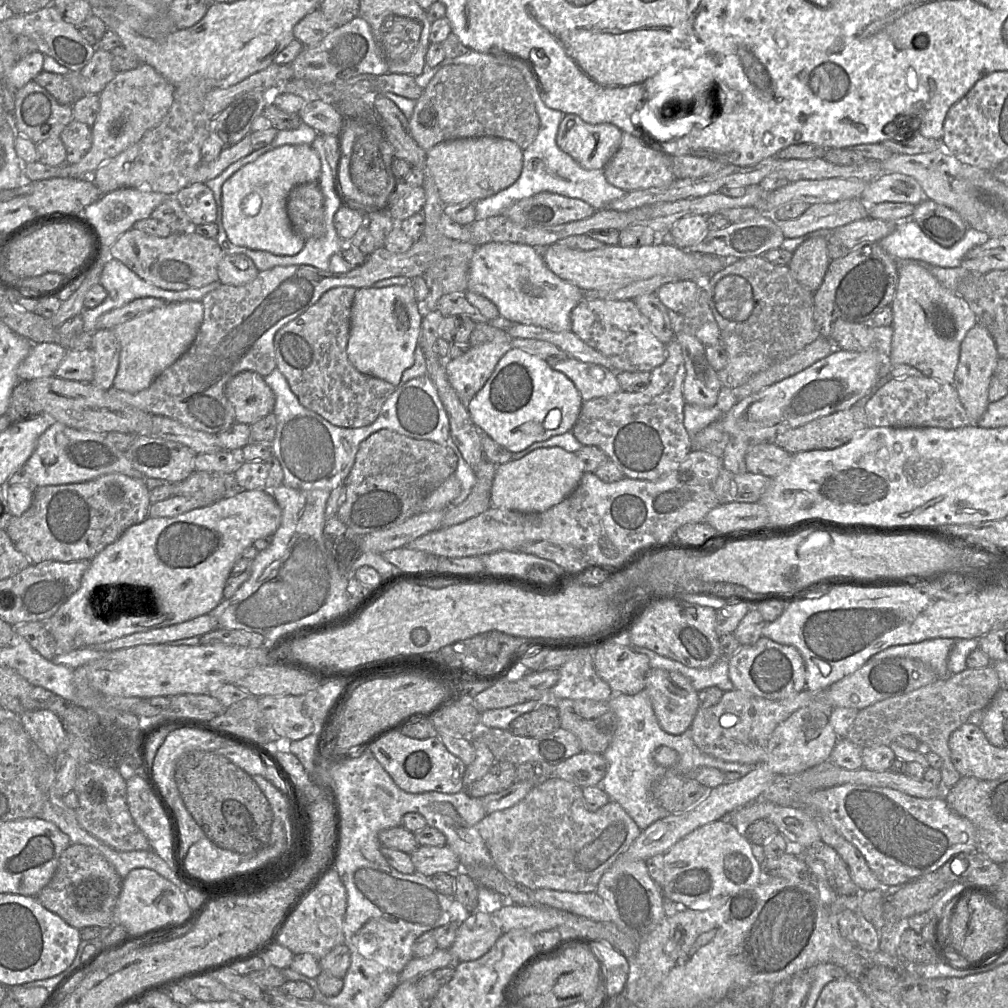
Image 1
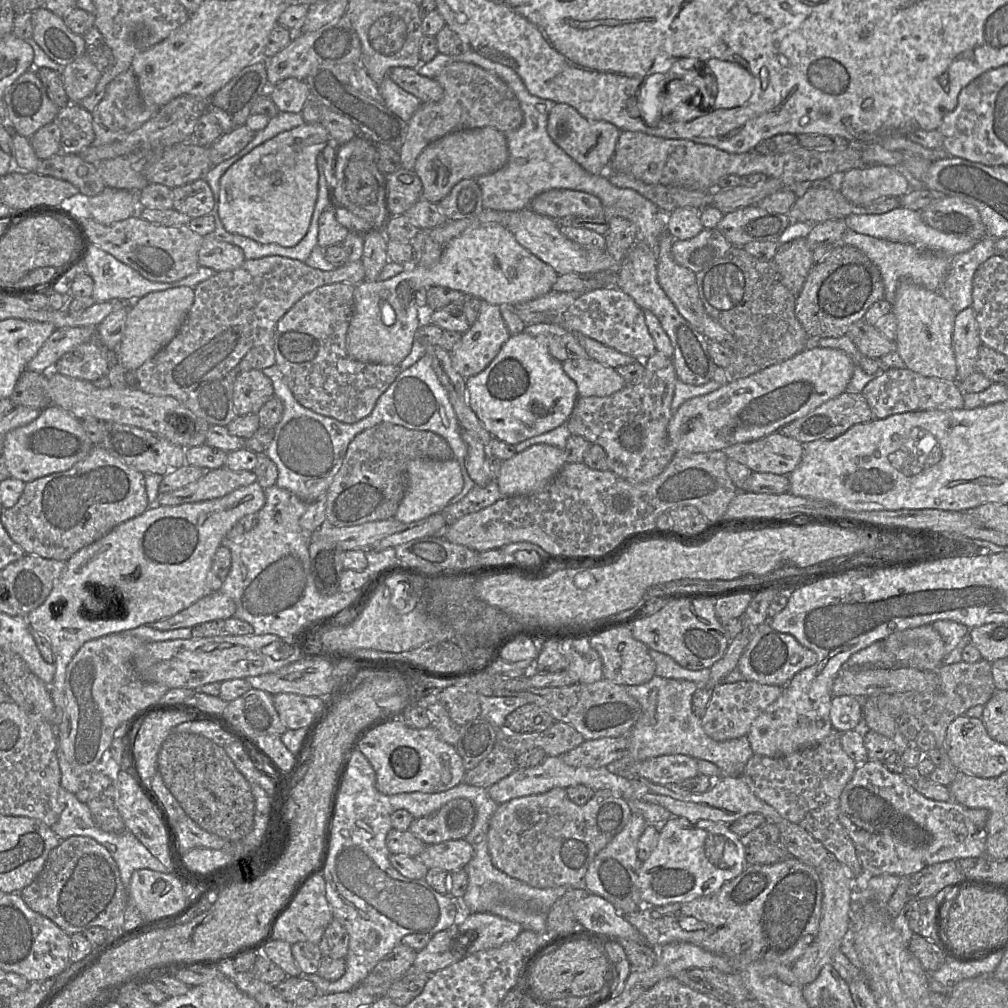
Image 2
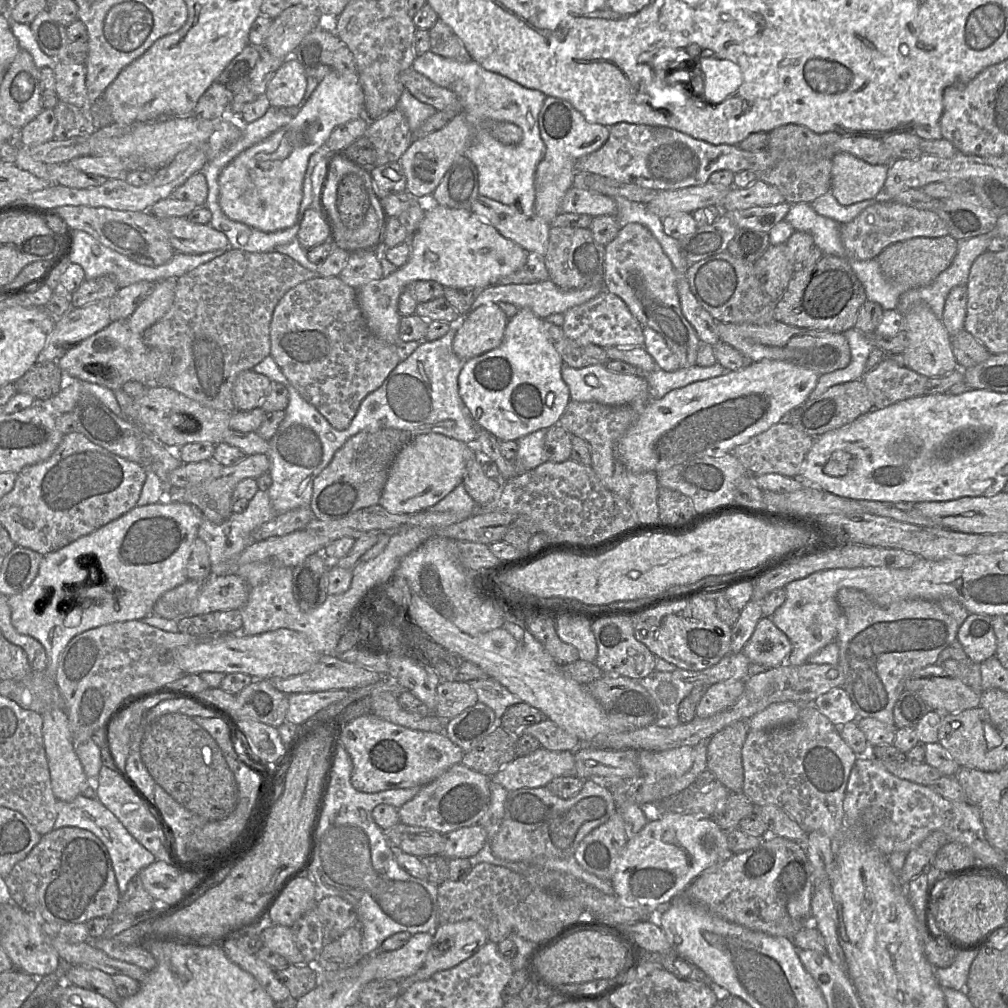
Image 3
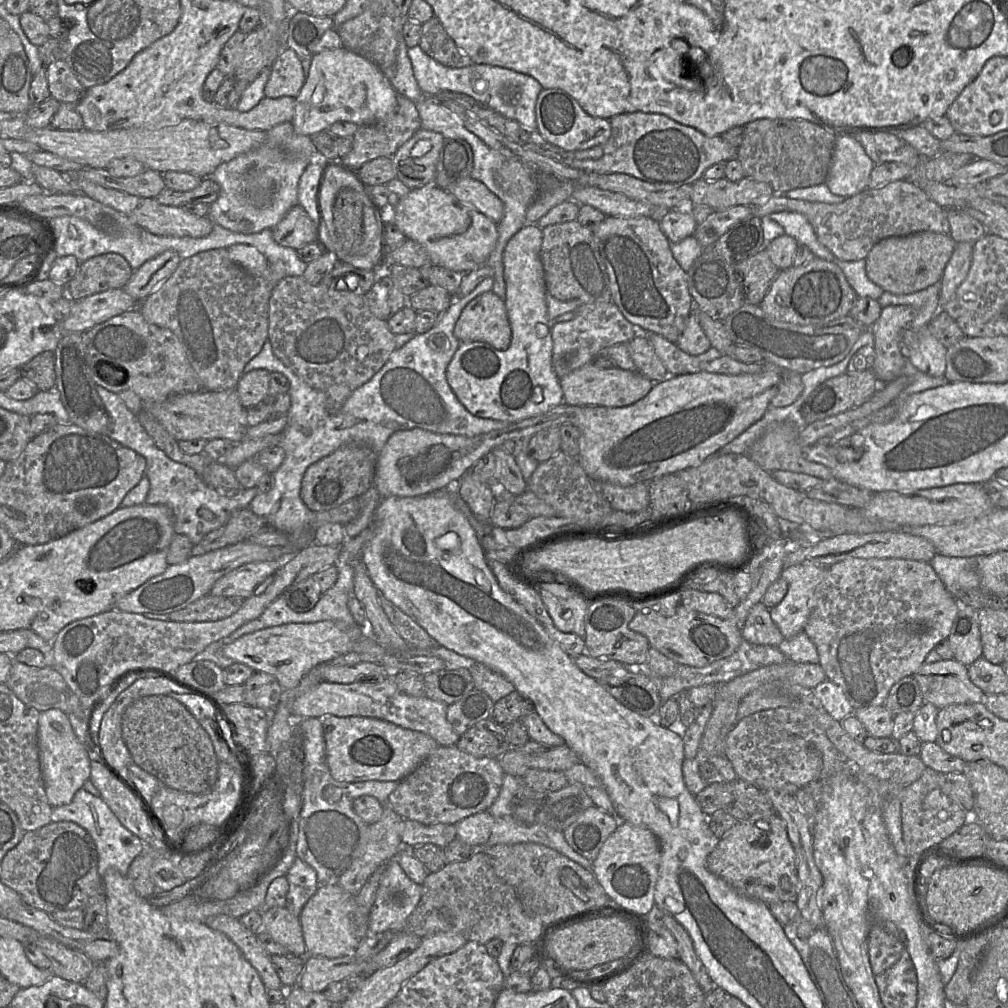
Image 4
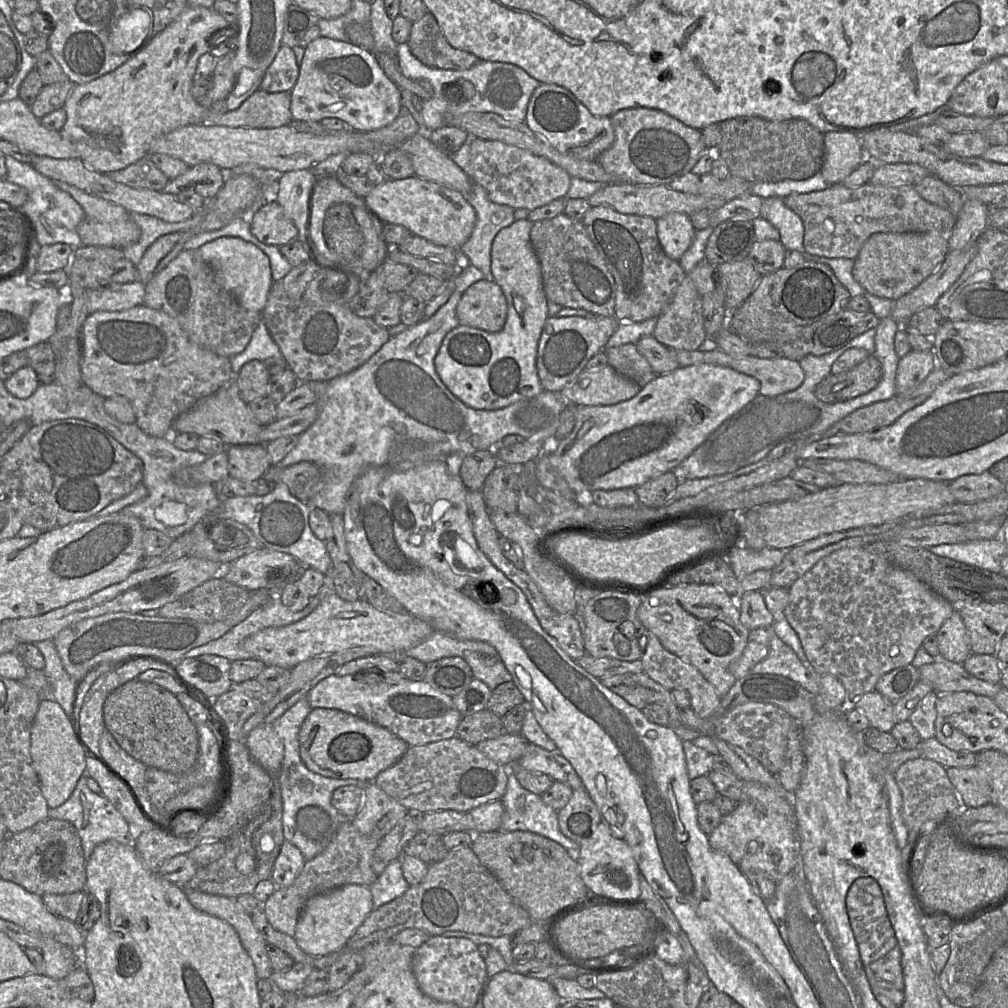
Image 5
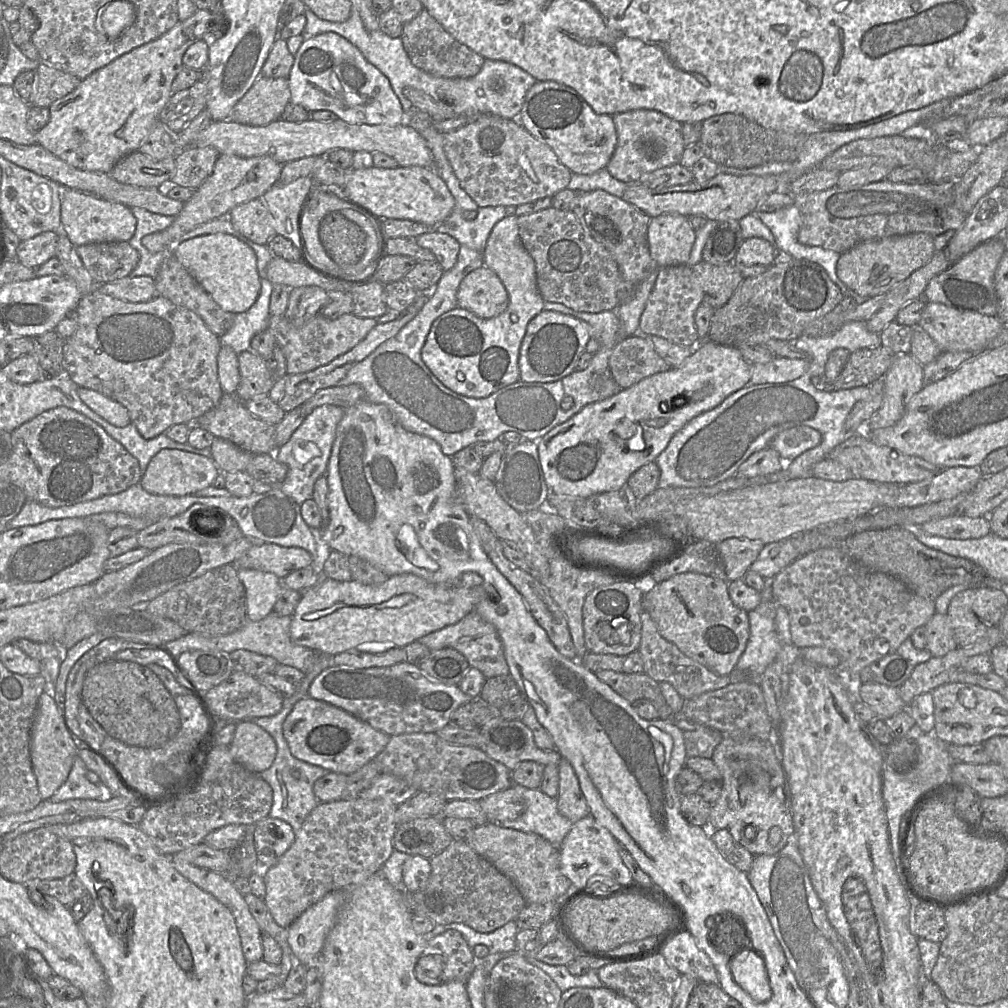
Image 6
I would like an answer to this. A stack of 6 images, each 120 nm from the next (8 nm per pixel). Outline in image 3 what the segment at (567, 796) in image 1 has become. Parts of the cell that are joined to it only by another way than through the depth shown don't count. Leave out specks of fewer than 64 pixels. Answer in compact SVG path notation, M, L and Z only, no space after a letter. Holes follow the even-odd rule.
M585 779L582 789L571 798L561 798L547 787L520 788L508 793L505 813L500 828L492 840L493 854L506 861L537 863L537 860L567 859L573 857L582 841L592 830L607 822L618 811L610 789L597 779Z

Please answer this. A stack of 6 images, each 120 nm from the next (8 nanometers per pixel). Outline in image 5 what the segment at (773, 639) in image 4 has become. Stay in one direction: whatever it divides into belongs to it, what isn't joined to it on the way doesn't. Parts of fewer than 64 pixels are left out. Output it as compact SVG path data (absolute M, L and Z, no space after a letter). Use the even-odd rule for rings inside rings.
M760 591L741 592L737 598L740 622L750 631L772 626L775 619L767 609Z

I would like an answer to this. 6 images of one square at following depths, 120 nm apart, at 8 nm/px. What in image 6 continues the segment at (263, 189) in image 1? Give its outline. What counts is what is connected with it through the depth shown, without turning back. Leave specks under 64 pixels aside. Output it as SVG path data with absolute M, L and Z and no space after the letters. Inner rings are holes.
M326 32L307 38L294 56L287 78L293 104L309 112L328 110L349 124L404 124L405 112L388 78L345 38Z

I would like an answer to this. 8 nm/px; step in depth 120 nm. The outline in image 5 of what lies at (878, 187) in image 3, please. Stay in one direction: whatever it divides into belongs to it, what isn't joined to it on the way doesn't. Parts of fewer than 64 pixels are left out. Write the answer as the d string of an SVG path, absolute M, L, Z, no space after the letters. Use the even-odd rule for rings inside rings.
M854 131L825 132L824 149L821 174L829 185L843 184L846 177L867 159L861 136Z

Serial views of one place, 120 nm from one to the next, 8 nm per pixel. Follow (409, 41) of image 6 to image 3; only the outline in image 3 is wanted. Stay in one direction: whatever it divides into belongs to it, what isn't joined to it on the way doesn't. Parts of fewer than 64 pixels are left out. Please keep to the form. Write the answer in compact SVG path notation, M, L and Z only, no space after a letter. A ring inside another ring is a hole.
M441 20L430 29L430 51L458 62L469 62L472 58L461 39Z

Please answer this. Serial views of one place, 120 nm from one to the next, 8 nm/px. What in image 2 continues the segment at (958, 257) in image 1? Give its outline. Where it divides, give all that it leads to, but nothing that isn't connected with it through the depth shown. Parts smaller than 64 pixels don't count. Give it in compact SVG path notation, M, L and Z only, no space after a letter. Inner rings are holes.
M903 207L894 208L883 214L851 214L843 220L849 229L857 233L892 242L918 245L932 251L941 251L951 258L956 254L968 251L978 241L973 238L959 237L938 231L923 222L920 211Z

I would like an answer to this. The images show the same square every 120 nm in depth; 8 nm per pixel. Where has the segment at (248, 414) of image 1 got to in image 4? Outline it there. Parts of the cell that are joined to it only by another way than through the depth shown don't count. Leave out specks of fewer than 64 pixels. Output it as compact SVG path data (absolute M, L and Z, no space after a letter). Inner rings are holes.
M253 369L240 377L236 391L244 408L257 405L269 395L269 376L266 369Z

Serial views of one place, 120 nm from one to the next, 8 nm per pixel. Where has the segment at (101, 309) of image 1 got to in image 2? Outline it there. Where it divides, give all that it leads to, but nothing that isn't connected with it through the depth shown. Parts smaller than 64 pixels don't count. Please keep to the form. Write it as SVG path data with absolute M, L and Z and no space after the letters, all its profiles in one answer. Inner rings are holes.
M90 243L88 253L81 267L90 275L94 282L93 298L96 303L110 301L133 302L151 292L162 291L169 288L186 286L194 289L199 283L209 279L216 272L208 267L200 266L195 274L192 274L179 281L161 283L153 282L143 277L139 272L116 259L113 255L107 253L95 244Z

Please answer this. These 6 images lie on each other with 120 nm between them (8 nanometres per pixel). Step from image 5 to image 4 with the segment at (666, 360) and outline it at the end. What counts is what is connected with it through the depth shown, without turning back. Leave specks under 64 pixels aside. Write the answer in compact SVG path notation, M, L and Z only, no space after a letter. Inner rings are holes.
M636 336L627 347L637 372L653 382L661 382L667 378L668 372L646 336Z

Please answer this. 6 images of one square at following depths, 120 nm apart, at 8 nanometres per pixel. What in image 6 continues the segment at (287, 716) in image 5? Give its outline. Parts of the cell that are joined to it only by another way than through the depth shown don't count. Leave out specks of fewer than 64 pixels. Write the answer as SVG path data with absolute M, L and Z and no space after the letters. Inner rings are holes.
M319 653L319 656L315 656L313 668L307 672L305 678L297 684L296 692L292 696L284 699L283 706L277 714L252 719L252 722L263 728L273 737L277 745L277 753L273 764L270 768L259 773L259 775L268 782L273 790L273 803L270 816L287 822L293 830L298 830L310 812L320 803L314 794L313 786L319 778L330 771L299 760L292 755L288 743L283 735L283 723L292 711L294 705L299 700L305 699L309 696L309 689L314 679L323 670L334 665L334 658L332 655Z

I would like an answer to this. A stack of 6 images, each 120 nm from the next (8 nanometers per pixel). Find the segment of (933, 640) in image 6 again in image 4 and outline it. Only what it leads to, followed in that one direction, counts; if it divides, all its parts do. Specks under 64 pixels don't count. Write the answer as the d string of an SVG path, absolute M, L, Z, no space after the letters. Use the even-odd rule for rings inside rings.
M960 605L958 615L947 638L954 660L969 666L982 657L978 610Z

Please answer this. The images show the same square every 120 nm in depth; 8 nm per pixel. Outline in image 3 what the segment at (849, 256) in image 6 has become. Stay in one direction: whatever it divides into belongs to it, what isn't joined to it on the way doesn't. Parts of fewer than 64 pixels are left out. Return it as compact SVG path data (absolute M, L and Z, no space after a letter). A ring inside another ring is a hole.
M949 234L936 238L915 237L889 245L876 260L886 278L910 290L931 284L952 263L957 248L957 240Z

